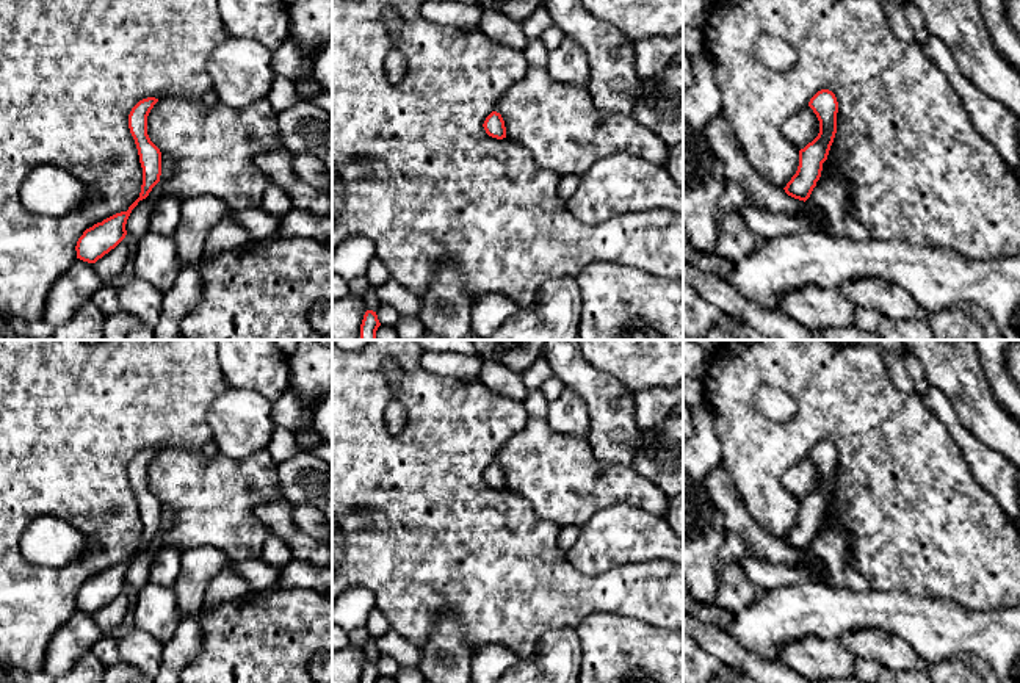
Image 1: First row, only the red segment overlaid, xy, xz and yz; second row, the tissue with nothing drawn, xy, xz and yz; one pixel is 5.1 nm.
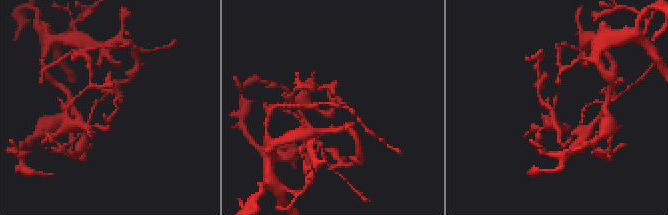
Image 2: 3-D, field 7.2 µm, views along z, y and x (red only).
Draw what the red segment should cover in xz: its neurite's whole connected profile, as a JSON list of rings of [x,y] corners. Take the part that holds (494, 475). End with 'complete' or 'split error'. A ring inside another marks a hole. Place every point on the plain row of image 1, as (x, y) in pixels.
[[[492,462],[492,464],[486,468],[483,478],[484,478],[486,484],[487,484],[489,487],[492,487],[492,489],[497,489],[497,490],[506,489],[505,472],[503,472],[501,465],[497,464],[497,462]]] | complete

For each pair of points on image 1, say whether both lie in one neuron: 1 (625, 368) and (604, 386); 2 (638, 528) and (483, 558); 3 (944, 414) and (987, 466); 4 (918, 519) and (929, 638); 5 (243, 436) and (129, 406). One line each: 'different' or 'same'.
1: different
2: different
3: same
4: different
5: different

